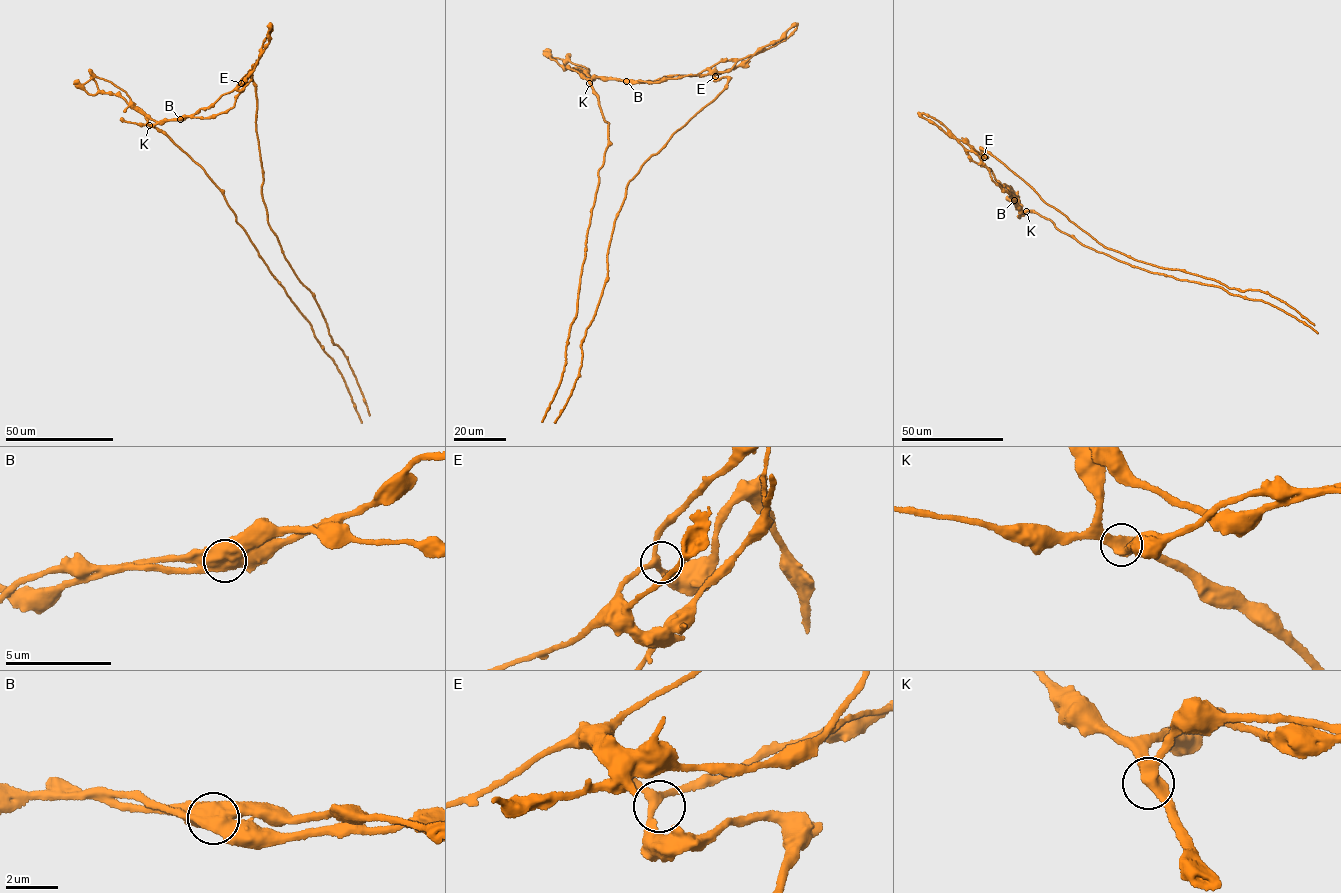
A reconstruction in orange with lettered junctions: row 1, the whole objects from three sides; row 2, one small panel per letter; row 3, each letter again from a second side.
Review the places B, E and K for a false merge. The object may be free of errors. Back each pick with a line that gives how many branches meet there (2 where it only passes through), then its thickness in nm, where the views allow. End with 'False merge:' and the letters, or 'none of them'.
B: 2 | 700 nm
False merge: B

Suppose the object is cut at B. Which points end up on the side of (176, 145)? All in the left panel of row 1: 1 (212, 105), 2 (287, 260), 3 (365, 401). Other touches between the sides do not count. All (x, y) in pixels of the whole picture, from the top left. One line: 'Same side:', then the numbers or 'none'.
Same side: none

